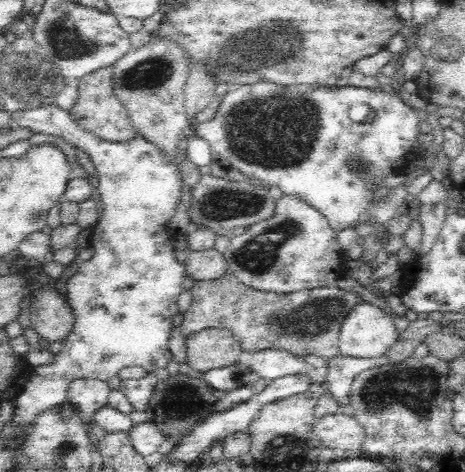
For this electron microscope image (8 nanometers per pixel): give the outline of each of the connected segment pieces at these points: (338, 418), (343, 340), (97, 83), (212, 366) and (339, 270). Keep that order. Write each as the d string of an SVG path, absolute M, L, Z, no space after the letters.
M342 413L328 414L314 421L312 432L314 438L322 442L322 447L344 450L352 456L362 454L365 430L353 416Z
M362 302L344 319L339 335L342 356L379 357L399 340L394 319L378 306Z
M110 67L98 68L79 81L76 100L67 111L84 129L106 141L127 141L133 139L134 130L130 126L128 113L120 106L120 99L112 92L112 75Z
M206 328L185 344L189 368L203 373L237 364L243 351L233 335L222 328Z
M284 195L276 201L274 216L258 224L249 226L245 232L230 239L222 253L222 259L229 271L241 284L259 292L288 295L304 290L337 287L345 276L346 267L342 257L344 251L338 241L338 234L329 225L326 217L303 200Z

